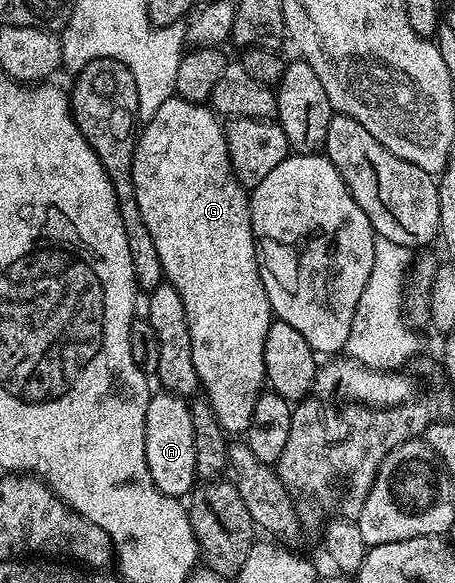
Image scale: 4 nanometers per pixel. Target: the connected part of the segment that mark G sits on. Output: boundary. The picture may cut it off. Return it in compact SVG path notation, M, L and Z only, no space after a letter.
M176 96L168 98L160 106L159 112L155 112L155 116L148 119L136 135L133 147L133 183L139 212L143 212L143 224L147 224L147 232L151 232L151 240L155 240L155 252L159 252L159 260L165 273L164 281L170 282L175 292L179 292L179 300L183 300L183 312L187 316L187 328L191 332L191 360L195 364L200 389L204 397L208 398L224 430L233 436L240 435L251 424L251 412L255 412L255 400L259 400L259 396L267 386L263 368L263 340L267 340L267 328L274 322L275 315L269 303L267 288L263 288L261 279L257 242L253 239L253 223L249 211L251 198L246 187L242 186L233 174L222 119L208 105L188 102L185 98Z

